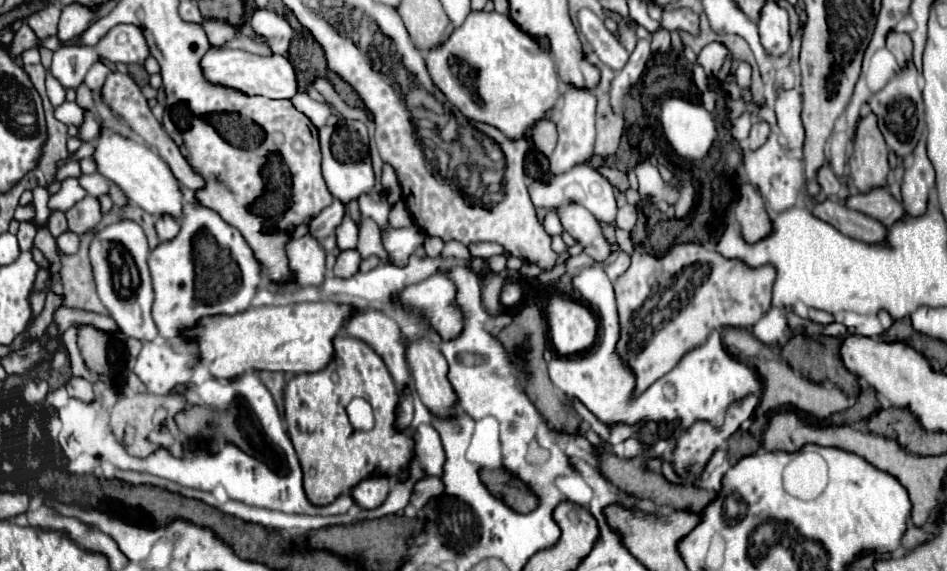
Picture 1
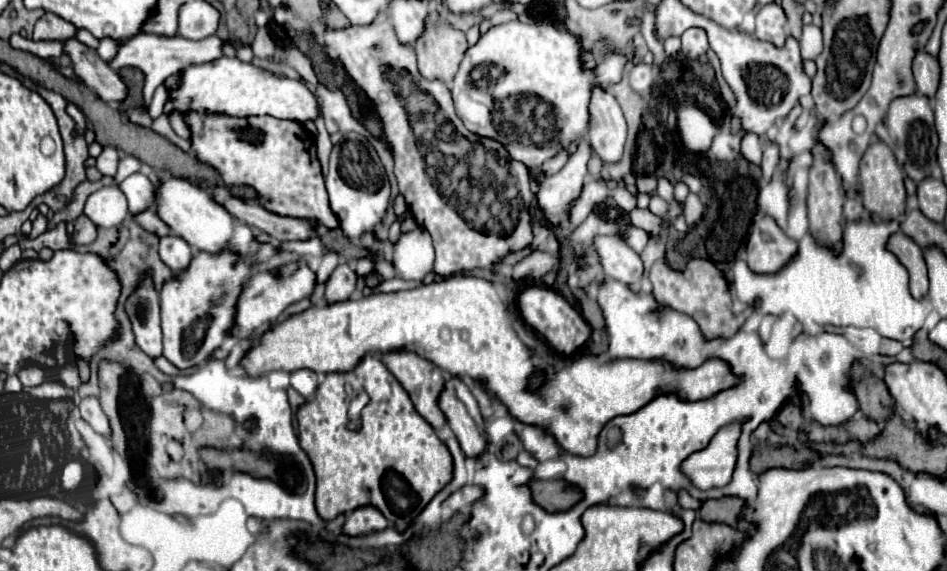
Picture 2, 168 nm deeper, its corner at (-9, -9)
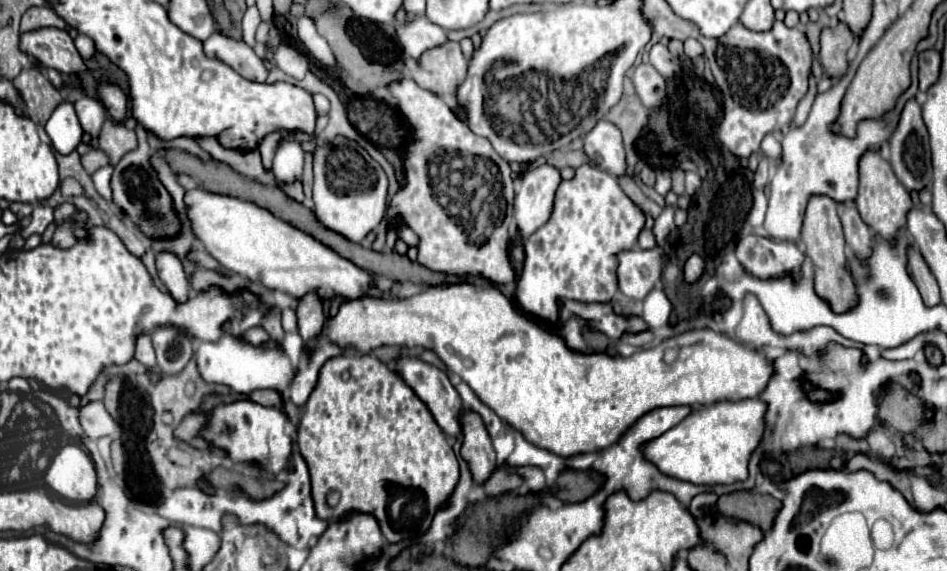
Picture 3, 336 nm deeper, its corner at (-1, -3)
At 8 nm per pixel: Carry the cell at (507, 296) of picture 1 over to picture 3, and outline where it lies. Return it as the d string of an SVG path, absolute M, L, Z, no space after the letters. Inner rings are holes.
M583 164L581 168L575 170L575 178L573 178L573 180L563 180L563 182L561 182L561 186L559 186L559 190L557 190L557 196L555 196L555 208L553 208L553 214L551 214L549 222L547 222L545 226L541 226L535 234L531 234L531 236L527 238L527 242L525 242L525 266L523 266L523 272L521 272L521 276L519 276L517 290L515 290L517 302L521 304L521 308L523 308L525 312L537 314L537 316L541 316L541 318L545 318L545 320L551 320L551 318L547 318L547 316L549 316L549 294L557 296L559 300L573 298L573 300L581 300L581 302L611 302L611 298L613 298L615 292L617 292L617 276L615 276L617 258L615 258L615 256L617 256L617 252L621 252L621 250L631 250L631 248L637 246L637 236L639 236L643 224L645 224L643 212L641 212L639 206L619 188L617 178L615 178L613 174L607 174L607 172L599 170L599 168L593 168L593 166L589 166L589 164Z

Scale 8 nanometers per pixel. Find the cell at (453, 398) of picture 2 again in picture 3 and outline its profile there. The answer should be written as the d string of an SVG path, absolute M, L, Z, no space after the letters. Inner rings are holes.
M463 410L459 416L459 424L463 430L461 458L467 462L473 480L477 484L483 484L493 472L493 468L497 466L491 438L483 426L483 420L473 410Z

